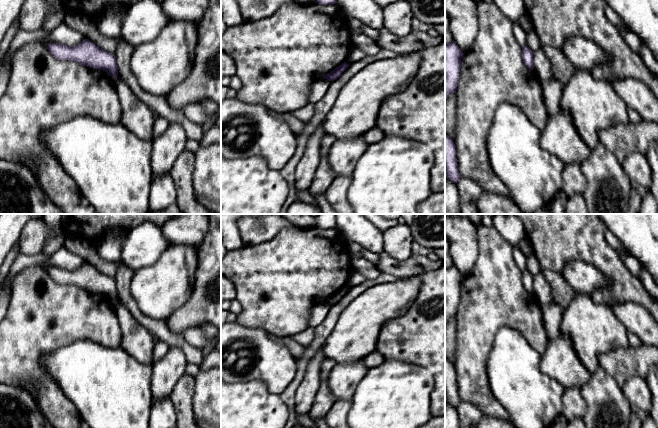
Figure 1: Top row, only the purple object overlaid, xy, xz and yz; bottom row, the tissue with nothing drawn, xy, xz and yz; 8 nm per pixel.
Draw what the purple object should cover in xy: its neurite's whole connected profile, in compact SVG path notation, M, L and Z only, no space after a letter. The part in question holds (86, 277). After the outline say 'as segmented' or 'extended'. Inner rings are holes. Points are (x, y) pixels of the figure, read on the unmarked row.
M84 263L78 269L72 271L58 267L50 267L46 272L59 284L76 285L82 290L101 293L108 300L118 301L115 280L112 277L100 273L89 263Z | as segmented

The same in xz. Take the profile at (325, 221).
M319 214L315 217L315 227L325 230L336 228L336 214Z | as segmented

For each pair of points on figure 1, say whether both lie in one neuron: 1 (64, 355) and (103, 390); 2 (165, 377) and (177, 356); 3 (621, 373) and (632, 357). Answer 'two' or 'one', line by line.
1: one
2: one
3: one

